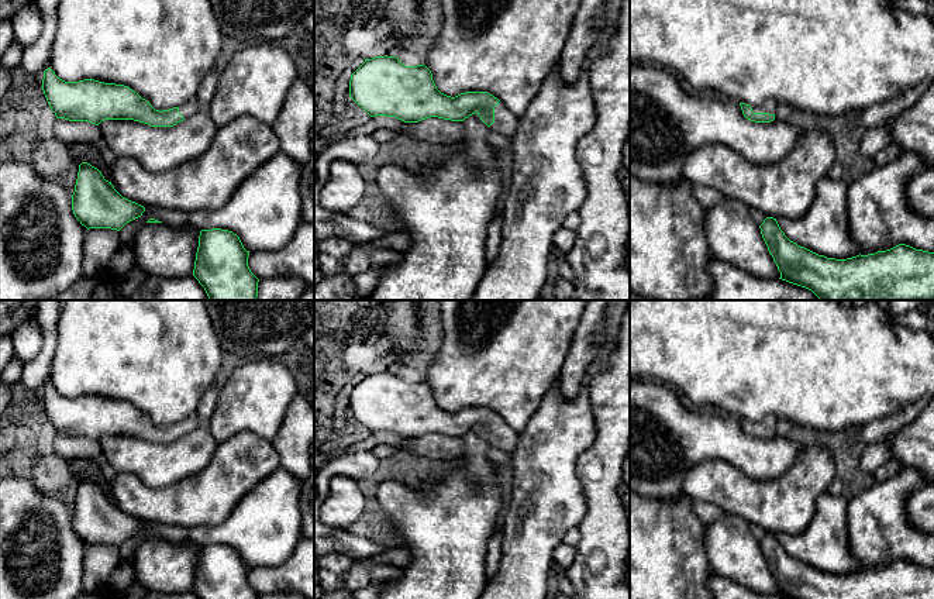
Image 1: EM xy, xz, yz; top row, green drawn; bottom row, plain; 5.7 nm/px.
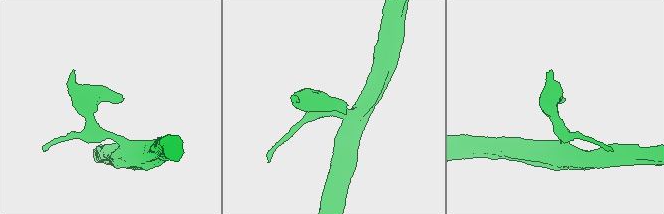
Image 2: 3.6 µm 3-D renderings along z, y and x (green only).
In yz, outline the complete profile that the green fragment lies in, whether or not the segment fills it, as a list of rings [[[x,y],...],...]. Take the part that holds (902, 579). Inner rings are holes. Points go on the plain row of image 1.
[[[776,534],[759,541],[782,596],[789,599],[934,599],[934,568],[899,560],[847,575],[827,574],[790,557]]]

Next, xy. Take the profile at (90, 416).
[[[51,383],[44,386],[42,406],[56,434],[96,441],[104,436],[134,436],[151,443],[173,443],[197,427],[196,413],[159,427],[128,402],[94,395],[65,397]]]

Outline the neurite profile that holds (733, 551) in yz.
[[[730,513],[704,526],[704,547],[714,575],[758,593],[779,595],[780,588],[749,524]]]

